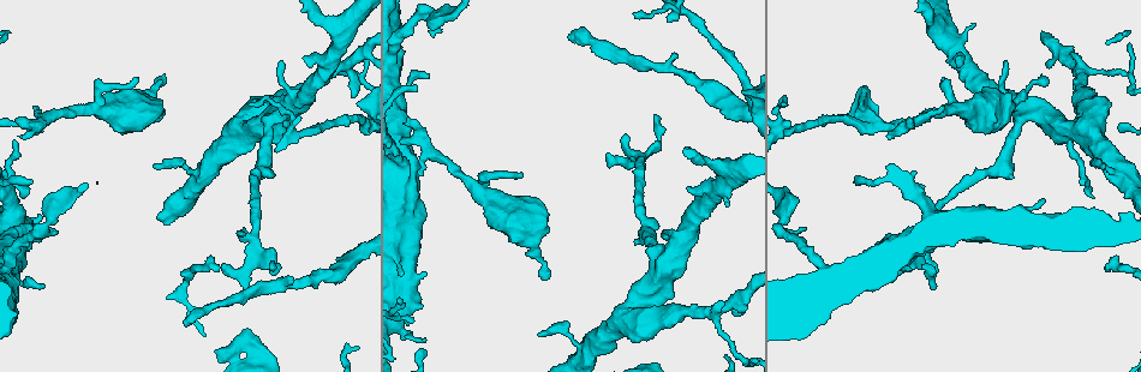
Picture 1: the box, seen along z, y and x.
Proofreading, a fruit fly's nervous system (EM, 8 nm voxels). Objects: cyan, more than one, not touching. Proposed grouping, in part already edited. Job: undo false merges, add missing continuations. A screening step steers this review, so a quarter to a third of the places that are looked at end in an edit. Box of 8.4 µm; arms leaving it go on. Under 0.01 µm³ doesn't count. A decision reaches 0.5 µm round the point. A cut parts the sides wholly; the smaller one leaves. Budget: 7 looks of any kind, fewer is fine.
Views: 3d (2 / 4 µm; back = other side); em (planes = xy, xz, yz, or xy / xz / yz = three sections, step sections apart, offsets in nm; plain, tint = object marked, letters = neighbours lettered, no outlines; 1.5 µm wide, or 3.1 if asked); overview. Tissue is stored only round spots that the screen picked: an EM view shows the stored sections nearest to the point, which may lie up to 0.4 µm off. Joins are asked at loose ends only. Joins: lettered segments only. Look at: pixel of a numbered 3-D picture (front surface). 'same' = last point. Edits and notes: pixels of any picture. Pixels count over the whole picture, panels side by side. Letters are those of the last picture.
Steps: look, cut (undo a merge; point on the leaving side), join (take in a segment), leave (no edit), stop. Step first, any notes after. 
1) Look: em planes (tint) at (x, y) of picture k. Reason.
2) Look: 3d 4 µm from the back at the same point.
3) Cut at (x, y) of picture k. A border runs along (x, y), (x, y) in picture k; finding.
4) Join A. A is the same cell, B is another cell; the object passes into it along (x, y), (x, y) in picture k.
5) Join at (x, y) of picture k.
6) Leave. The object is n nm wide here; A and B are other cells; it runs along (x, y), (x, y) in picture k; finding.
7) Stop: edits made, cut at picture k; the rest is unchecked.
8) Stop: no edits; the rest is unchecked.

Look: 3d 2 µm at (638, 337) of picture 1. Free end.

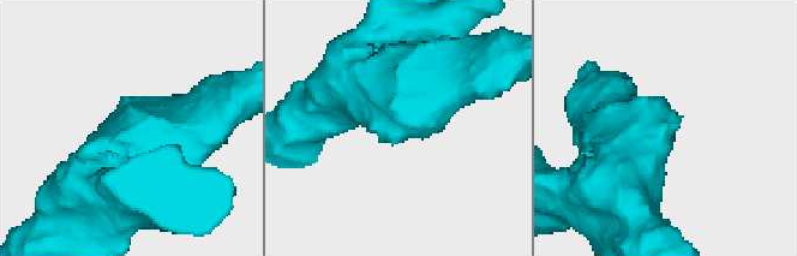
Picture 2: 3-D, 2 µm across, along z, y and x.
Look: em xy step 8 (tint) at (390, 132) of picture 2. Shape alone is not enough.

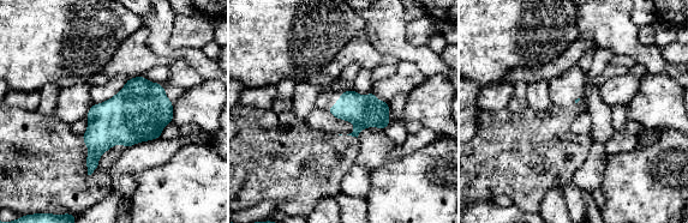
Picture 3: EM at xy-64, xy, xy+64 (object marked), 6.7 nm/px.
Look: em planes (letters) at the same point.

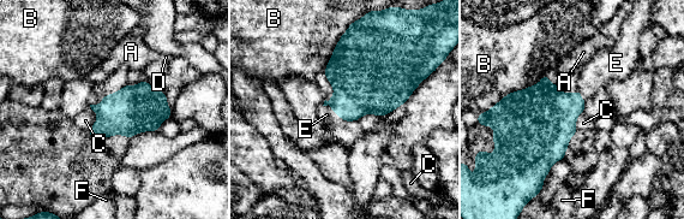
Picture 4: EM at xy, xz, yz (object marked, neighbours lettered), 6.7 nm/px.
Join E. E is the same cell, A, B, C, D and F are other cells; the object passes into it along (361, 86), (332, 110), (326, 114) in picture 4; it goes on there.

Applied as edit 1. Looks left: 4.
Look: overview. Redraw.

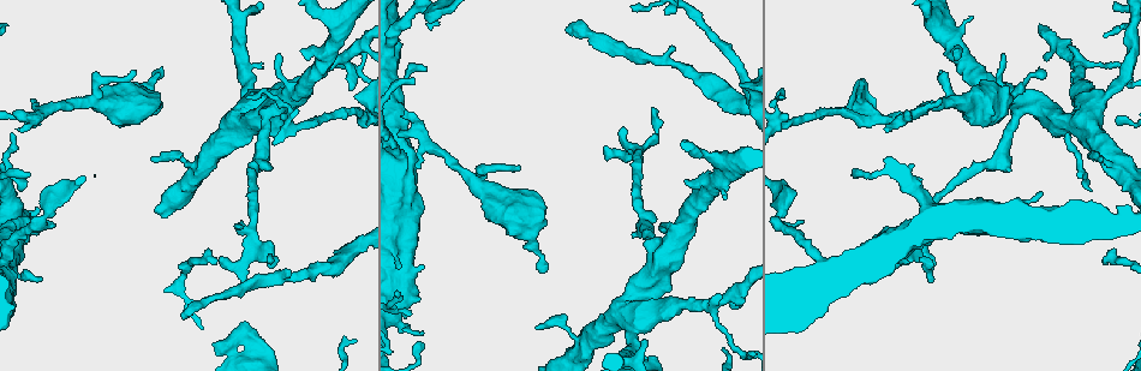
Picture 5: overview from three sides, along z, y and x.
Look: 3d 2 µm from the back at (133, 72) of picture 5. An open end.

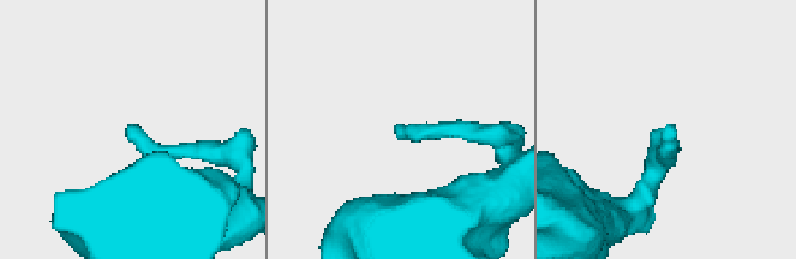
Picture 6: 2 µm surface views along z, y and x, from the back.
Look: em planes (letters) at (126, 132) of picture 6. Shape alone is not enough.

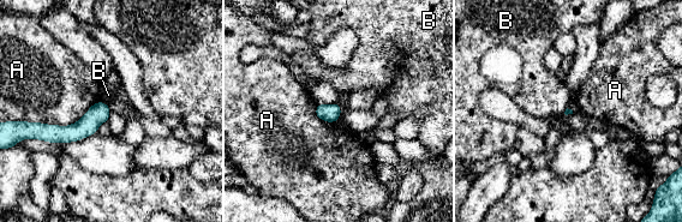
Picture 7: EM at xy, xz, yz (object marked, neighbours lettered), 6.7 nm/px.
Leave. The longest contact is with A, 550 nm; A and B are other cells; a border runs along (101, 101), (108, 104) in picture 7; no lettered segment goes on from it.

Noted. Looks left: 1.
Look: em planes (letters) at (952, 52) of picture 5. An open end.

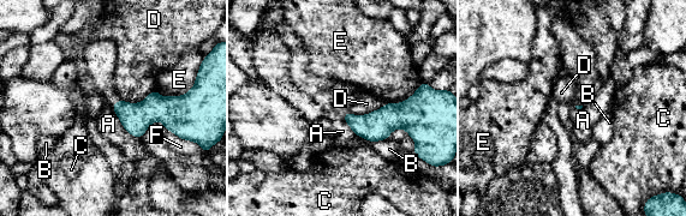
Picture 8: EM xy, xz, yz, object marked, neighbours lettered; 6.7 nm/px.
Leave. A, B, C, D, E and F are other cells; no lettered segment goes on from it.

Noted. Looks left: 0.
Stop: edits made, join at picture 4; the rest is unchecked.

